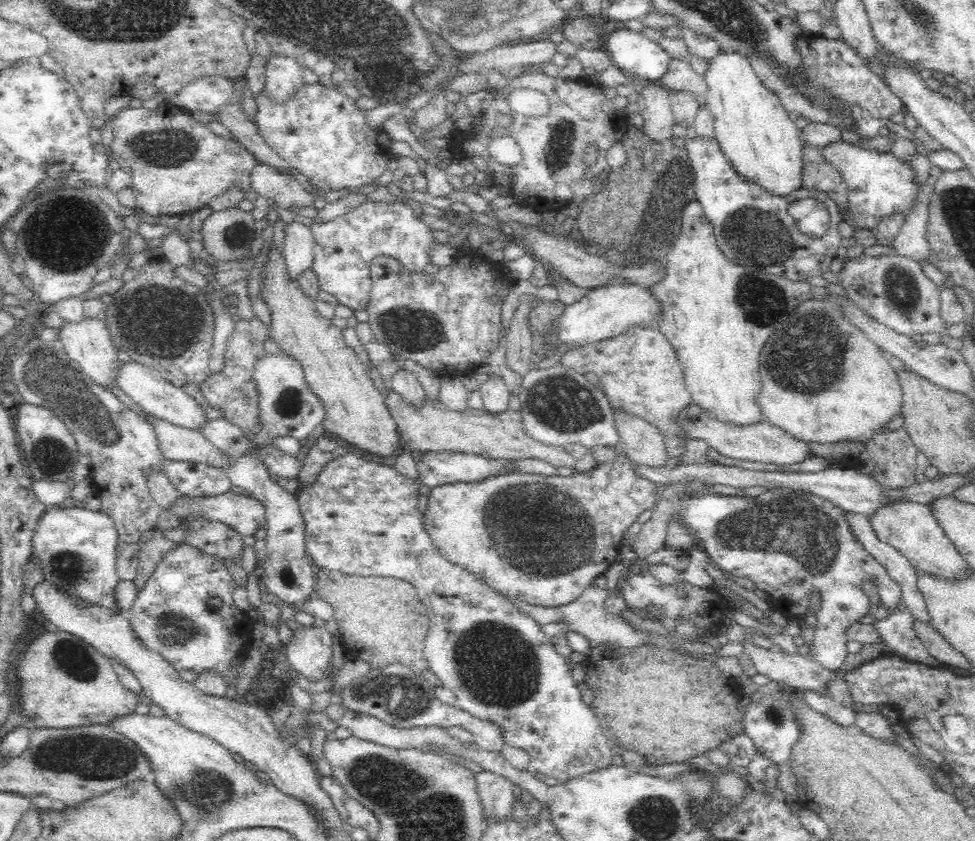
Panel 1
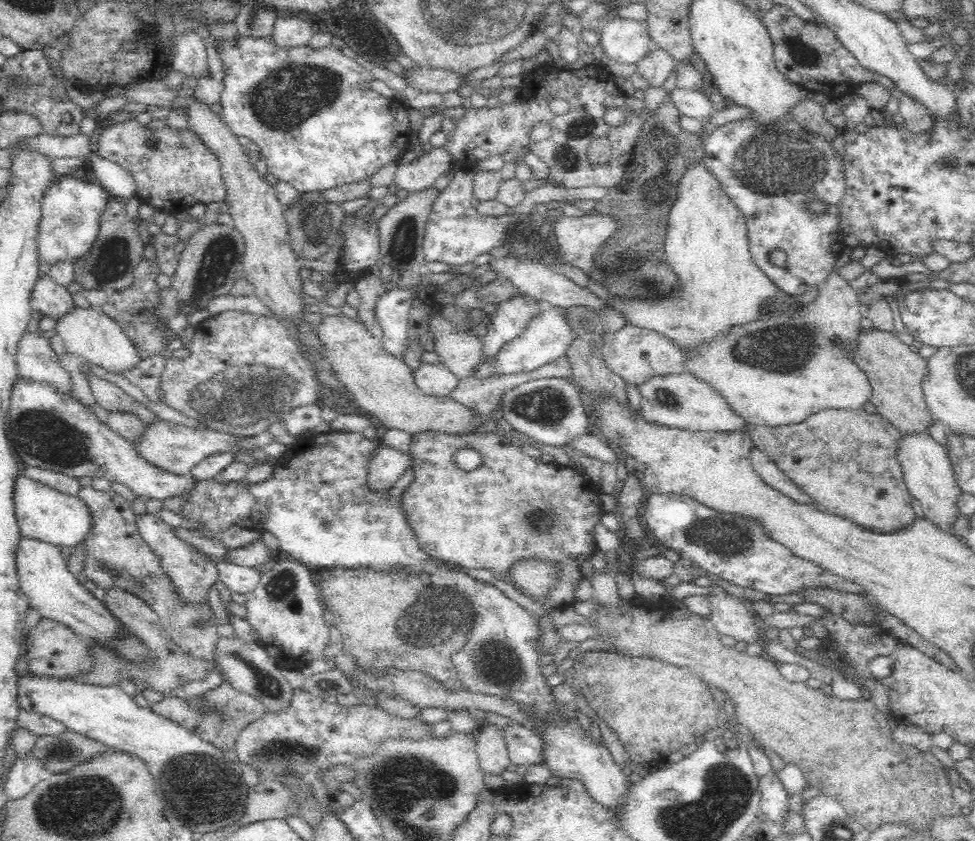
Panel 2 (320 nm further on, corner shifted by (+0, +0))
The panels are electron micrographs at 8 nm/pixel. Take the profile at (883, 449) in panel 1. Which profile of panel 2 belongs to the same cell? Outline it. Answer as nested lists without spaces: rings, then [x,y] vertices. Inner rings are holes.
[[[822,410],[812,414],[802,424],[790,426],[762,426],[752,428],[753,446],[760,449],[782,474],[789,476],[802,491],[812,495],[832,515],[838,515],[876,534],[896,534],[910,528],[916,522],[912,498],[904,481],[902,463],[898,462],[898,450],[904,435],[878,413],[858,410]]]

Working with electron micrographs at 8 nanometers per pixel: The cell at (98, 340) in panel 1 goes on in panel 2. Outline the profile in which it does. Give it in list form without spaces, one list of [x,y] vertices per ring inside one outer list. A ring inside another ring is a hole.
[[[49,275],[39,276],[38,279],[33,291],[31,308],[40,312],[40,316],[48,316],[58,322],[66,318],[72,310],[79,308],[68,290],[58,287],[56,283],[52,282]]]

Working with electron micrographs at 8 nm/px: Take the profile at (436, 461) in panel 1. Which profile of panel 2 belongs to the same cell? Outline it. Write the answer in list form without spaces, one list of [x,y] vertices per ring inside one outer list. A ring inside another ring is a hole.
[[[382,445],[368,464],[368,483],[374,489],[390,488],[396,480],[414,468],[410,449],[402,451]]]

